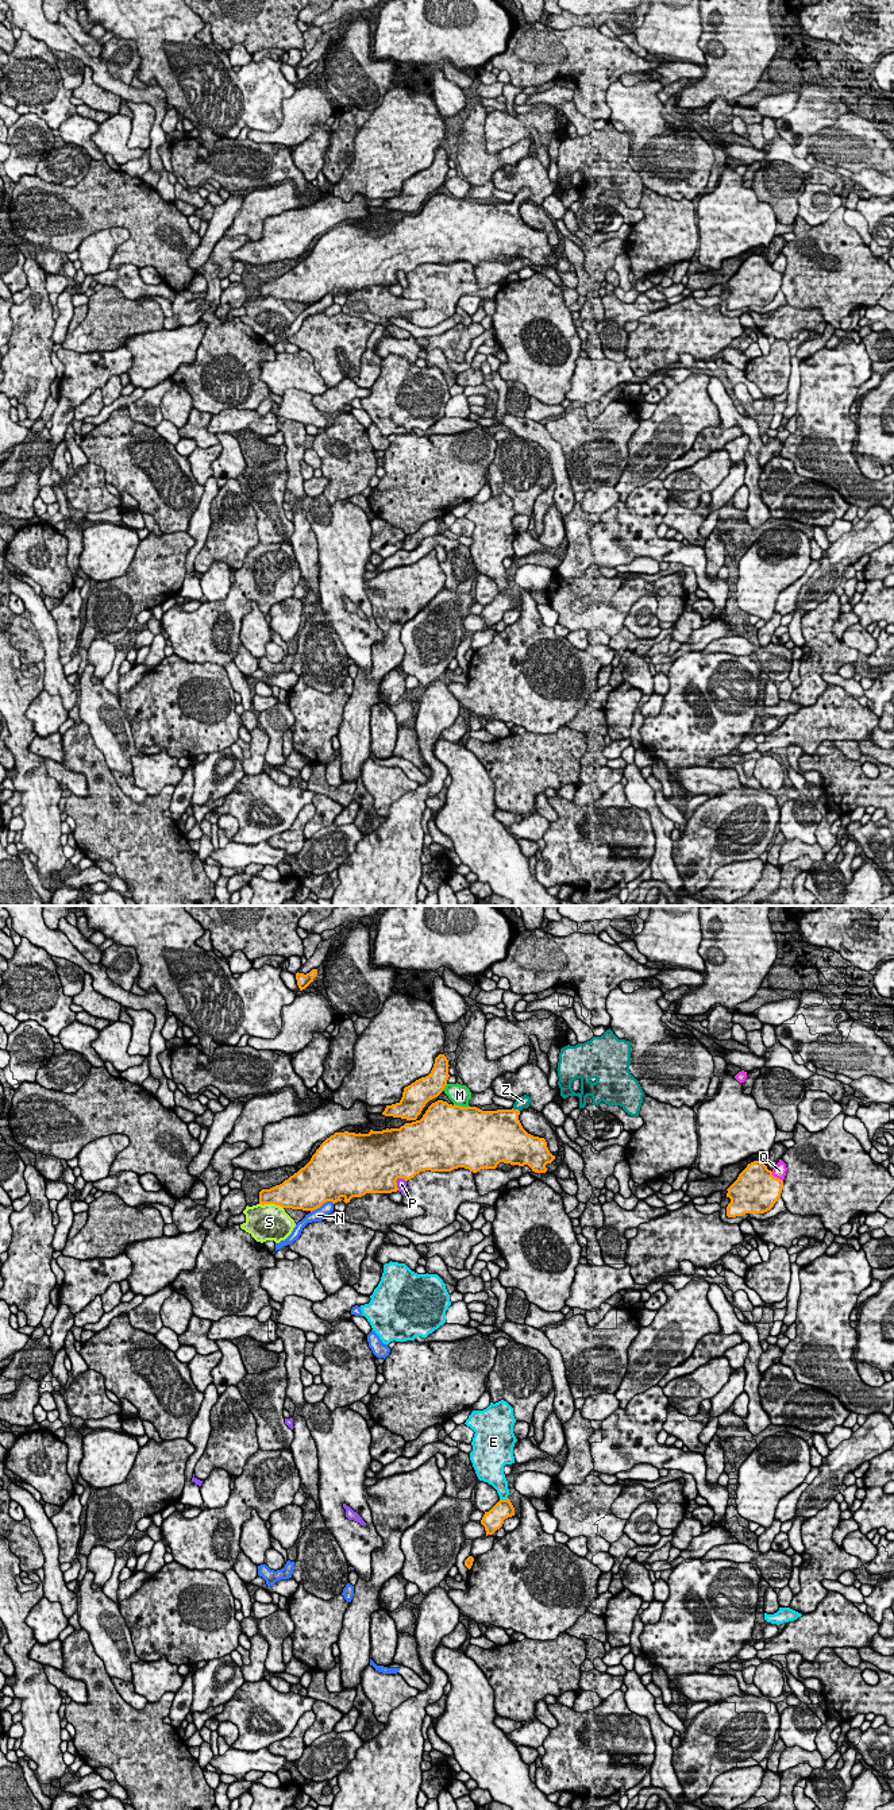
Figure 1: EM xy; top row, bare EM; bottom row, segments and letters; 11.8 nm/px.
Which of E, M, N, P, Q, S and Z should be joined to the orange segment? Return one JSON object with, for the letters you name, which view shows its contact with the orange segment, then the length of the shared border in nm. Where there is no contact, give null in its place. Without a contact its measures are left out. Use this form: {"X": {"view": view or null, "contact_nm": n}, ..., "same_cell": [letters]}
{"Z": {"view": "xy", "contact_nm": 100}, "same_cell": ["Z"]}

